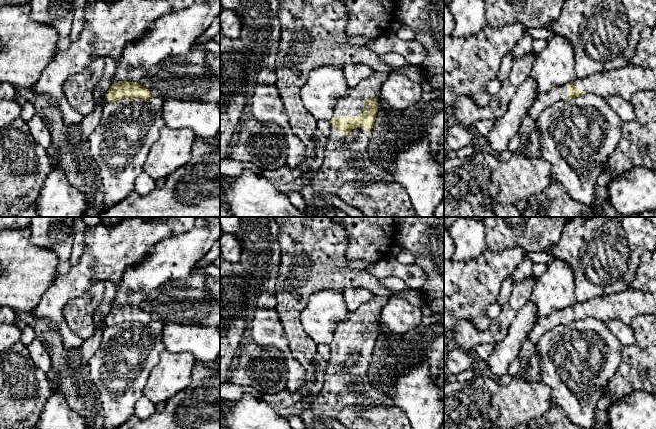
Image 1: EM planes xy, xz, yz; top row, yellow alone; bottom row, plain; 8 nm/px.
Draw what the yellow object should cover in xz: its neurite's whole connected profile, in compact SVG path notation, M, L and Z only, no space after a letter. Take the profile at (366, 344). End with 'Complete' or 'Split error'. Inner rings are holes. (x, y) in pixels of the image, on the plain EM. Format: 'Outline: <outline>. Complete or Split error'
Outline: M374 295L370 301L362 304L357 310L349 311L347 317L338 324L337 332L329 345L331 355L325 371L322 389L313 402L314 418L311 429L330 429L319 421L321 415L337 419L339 413L348 407L362 406L366 408L371 404L390 405L392 403L387 395L372 387L367 380L368 365L378 337L378 315L388 299L384 296ZM352 354L356 356L356 361L344 370L343 363Z. Split error

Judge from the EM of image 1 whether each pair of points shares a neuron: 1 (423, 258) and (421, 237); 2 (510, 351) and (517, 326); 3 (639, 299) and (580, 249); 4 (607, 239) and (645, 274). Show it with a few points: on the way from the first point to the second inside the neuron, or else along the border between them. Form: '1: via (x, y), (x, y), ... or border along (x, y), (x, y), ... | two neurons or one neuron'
1: via (423, 253), (423, 242) | one neuron
2: via (511, 345), (517, 332) | one neuron
3: border along (628, 288), (604, 295) | two neurons
4: border along (645, 251), (641, 257), (635, 278), (628, 288) | two neurons

